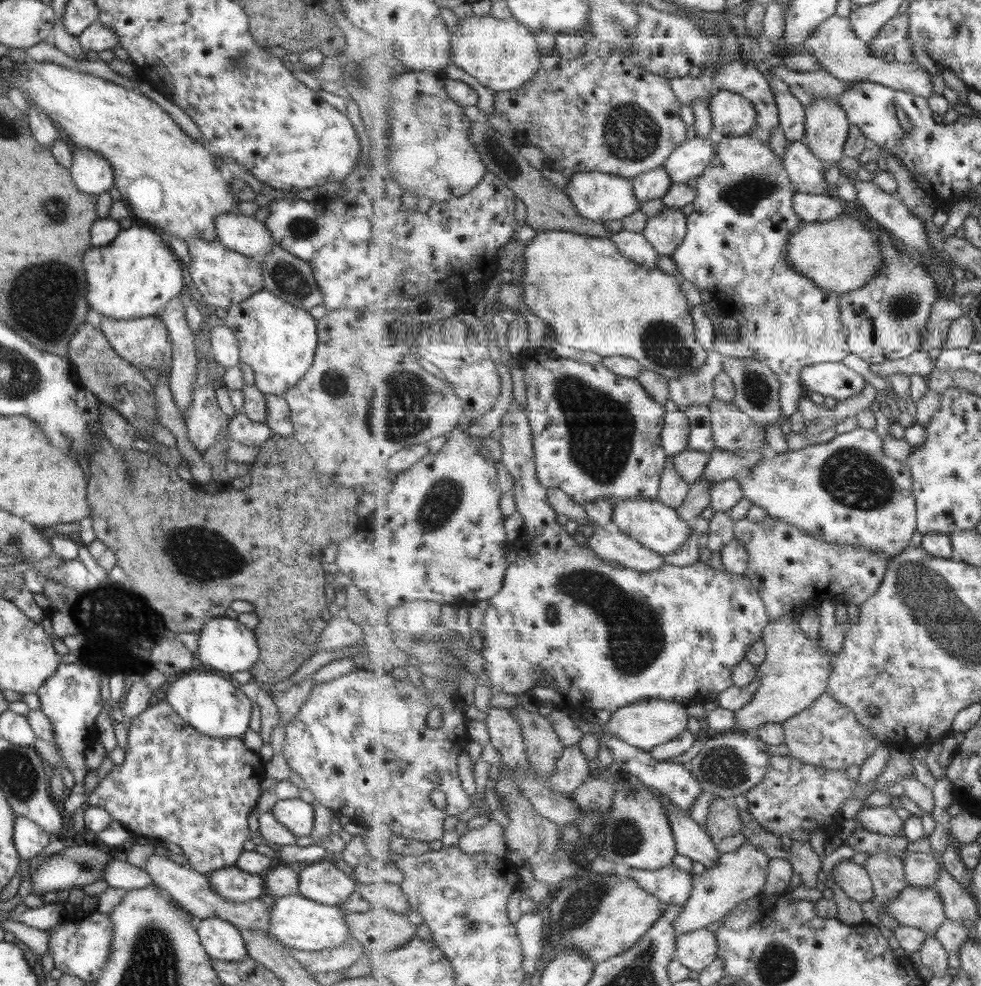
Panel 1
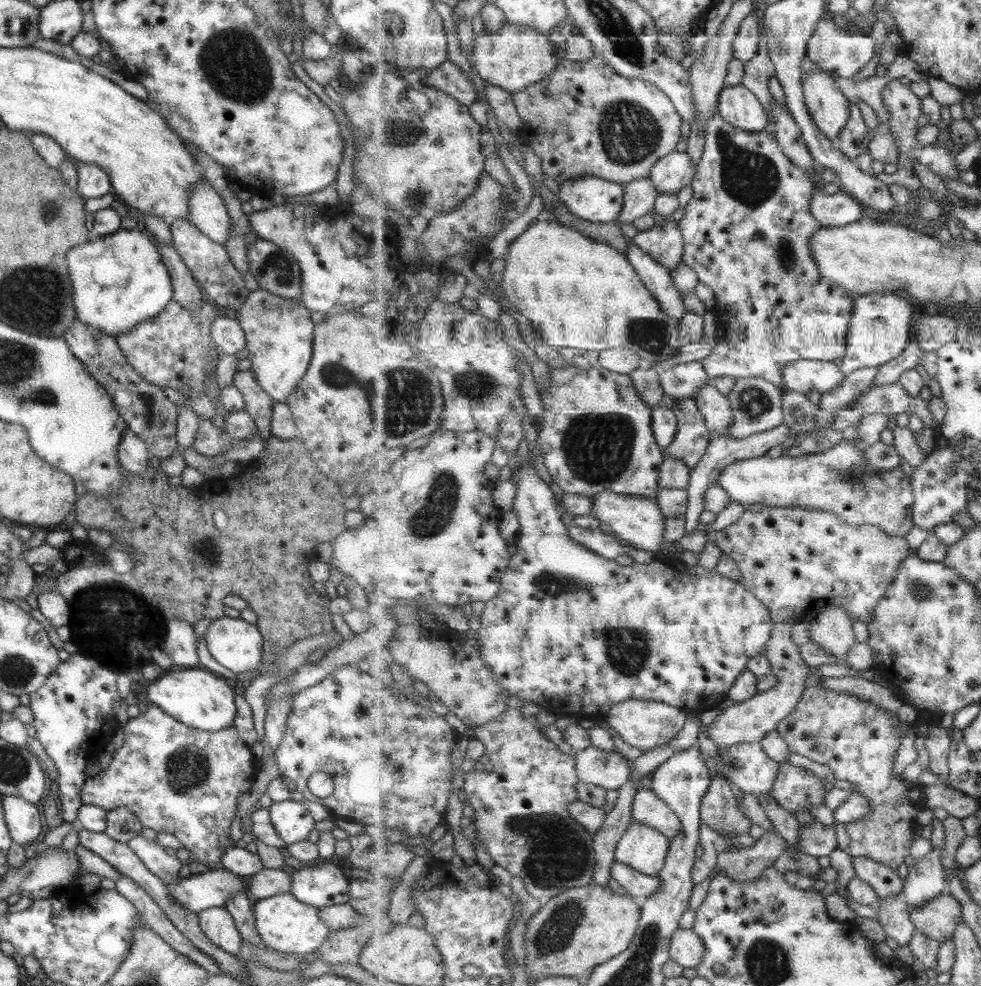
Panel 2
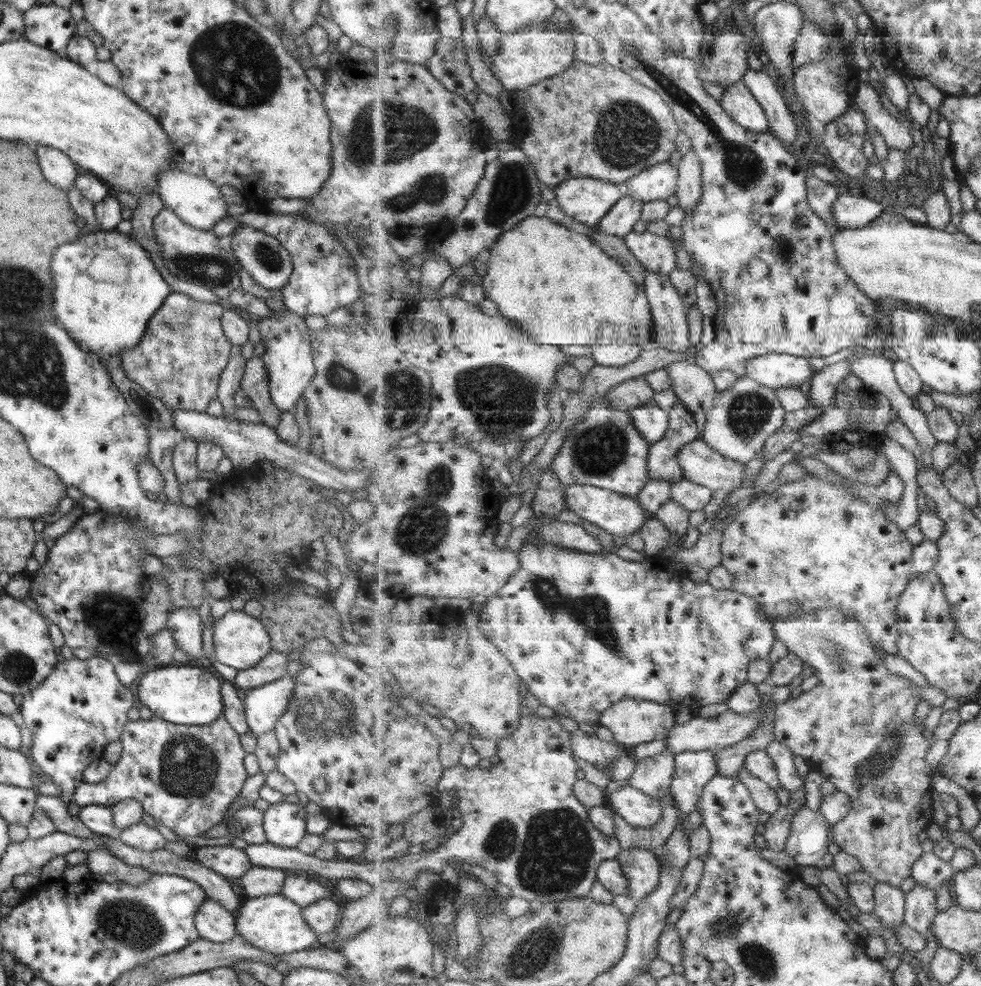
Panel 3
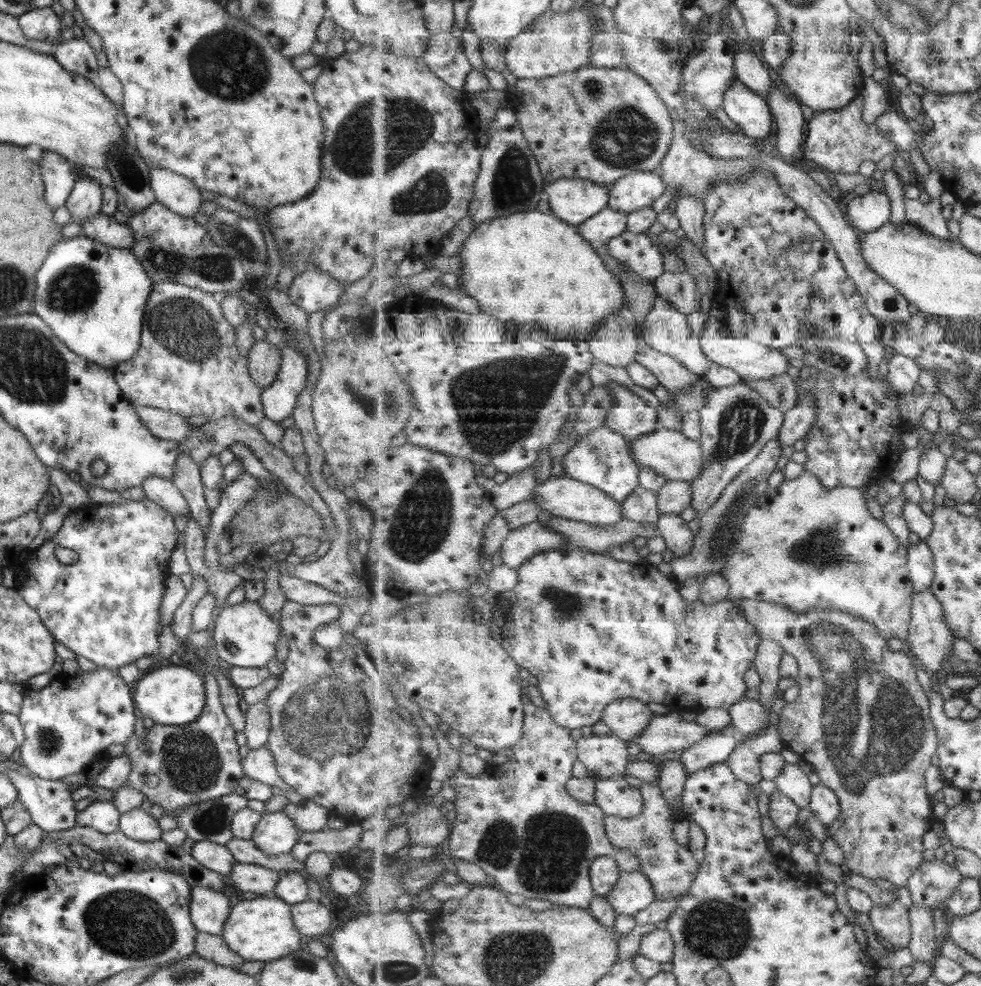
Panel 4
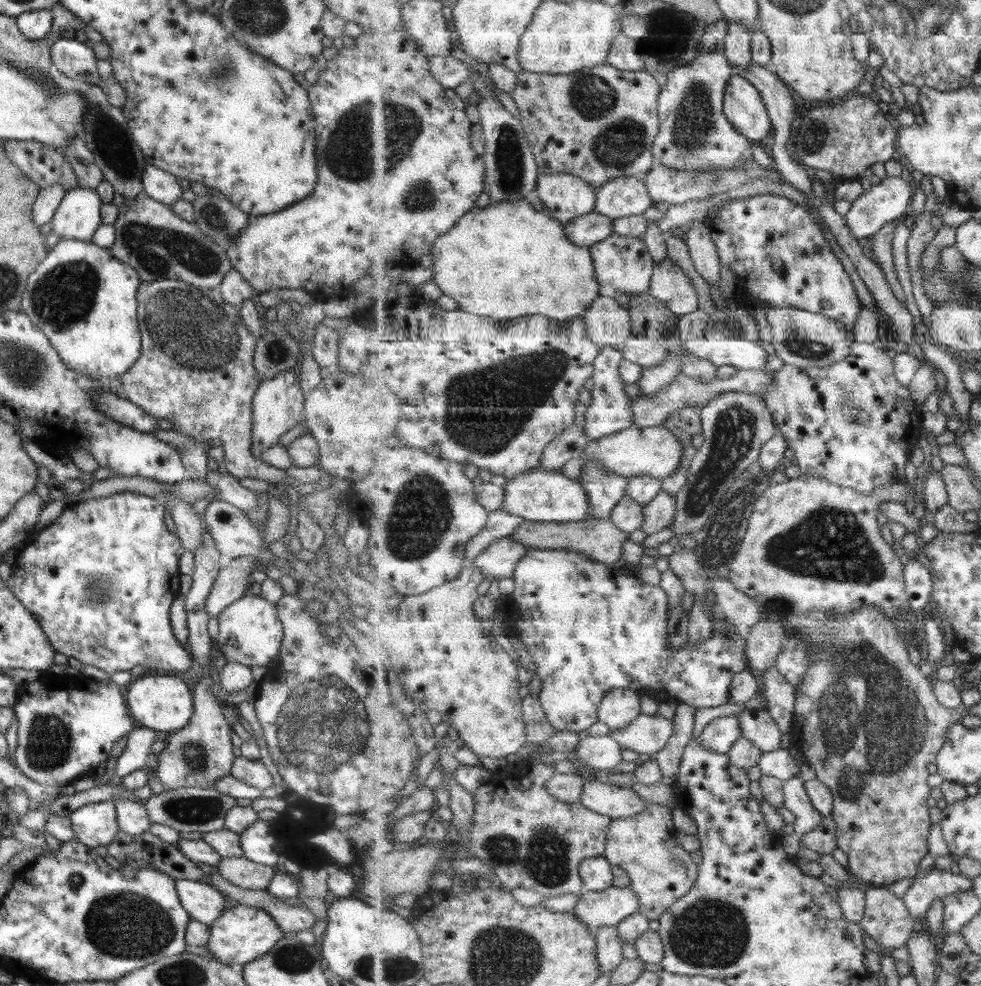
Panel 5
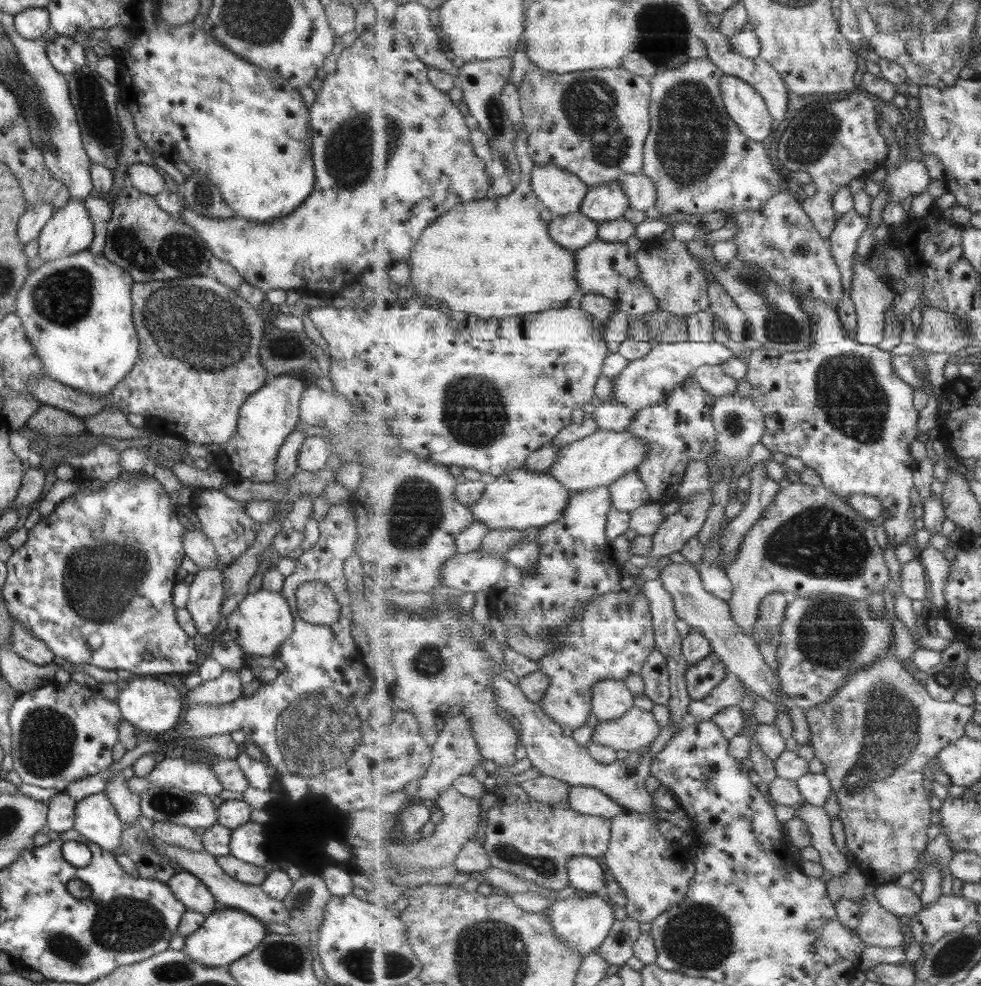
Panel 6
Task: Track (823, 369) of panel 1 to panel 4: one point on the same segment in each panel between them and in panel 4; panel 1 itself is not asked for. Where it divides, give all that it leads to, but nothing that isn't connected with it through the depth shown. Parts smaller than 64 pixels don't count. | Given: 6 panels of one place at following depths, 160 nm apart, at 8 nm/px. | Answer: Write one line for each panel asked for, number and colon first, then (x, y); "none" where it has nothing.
2: (802, 376)
3: (775, 371)
4: (753, 361)

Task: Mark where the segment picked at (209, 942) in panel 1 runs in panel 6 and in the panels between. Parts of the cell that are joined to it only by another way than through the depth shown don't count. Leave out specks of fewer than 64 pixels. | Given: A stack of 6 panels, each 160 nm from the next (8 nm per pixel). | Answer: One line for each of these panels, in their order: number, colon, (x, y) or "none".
2: (216, 923)
3: (212, 922)
4: (208, 909)
5: (201, 901)
6: (190, 891)

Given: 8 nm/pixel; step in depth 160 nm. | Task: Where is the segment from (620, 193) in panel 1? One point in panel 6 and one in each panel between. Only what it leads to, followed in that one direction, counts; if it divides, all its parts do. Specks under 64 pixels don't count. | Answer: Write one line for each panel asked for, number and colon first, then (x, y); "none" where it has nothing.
2: (596, 199)
3: (588, 200)
4: (575, 200)
5: (566, 196)
6: (562, 192)

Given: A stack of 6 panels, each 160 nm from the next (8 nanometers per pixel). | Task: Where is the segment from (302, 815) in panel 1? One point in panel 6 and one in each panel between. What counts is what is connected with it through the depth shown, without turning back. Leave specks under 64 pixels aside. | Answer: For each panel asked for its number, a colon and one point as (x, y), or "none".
2: (291, 821)
3: (283, 823)
4: (274, 834)
5: (257, 842)
6: (245, 841)

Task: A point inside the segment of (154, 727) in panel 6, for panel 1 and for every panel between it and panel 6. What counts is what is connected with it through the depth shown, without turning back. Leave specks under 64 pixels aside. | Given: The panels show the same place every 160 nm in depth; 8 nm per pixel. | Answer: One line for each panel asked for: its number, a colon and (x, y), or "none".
1: (213, 706)
2: (202, 700)
3: (182, 694)
4: (172, 696)
5: (159, 702)

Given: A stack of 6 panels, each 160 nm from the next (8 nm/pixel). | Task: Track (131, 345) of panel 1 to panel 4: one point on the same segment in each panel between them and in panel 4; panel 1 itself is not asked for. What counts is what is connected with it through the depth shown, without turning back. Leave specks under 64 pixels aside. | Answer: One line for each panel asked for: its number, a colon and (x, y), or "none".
2: (171, 350)
3: (179, 359)
4: (187, 363)

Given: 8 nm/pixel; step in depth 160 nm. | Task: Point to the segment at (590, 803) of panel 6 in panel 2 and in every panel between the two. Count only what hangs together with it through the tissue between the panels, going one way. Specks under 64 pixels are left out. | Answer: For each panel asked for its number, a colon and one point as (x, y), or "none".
2: (648, 807)
3: (641, 810)
4: (614, 797)
5: (617, 802)

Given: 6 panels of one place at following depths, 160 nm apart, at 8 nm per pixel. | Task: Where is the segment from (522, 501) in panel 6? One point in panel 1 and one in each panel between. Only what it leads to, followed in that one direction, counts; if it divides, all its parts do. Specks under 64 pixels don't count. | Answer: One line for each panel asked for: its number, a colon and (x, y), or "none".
1: (658, 527)
2: (638, 520)
3: (621, 515)
4: (567, 497)
5: (539, 495)

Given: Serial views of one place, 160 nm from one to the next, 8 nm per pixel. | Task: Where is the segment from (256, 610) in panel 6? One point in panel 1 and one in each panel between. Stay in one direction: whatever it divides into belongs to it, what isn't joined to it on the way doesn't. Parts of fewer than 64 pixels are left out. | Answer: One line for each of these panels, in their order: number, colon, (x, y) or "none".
1: (224, 644)
2: (232, 642)
3: (239, 640)
4: (244, 635)
5: (249, 631)

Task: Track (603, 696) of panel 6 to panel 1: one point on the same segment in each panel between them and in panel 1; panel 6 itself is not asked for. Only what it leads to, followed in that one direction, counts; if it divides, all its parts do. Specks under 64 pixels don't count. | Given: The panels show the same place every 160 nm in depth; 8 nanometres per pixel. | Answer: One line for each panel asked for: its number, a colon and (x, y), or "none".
1: (645, 724)
2: (645, 724)
3: (633, 721)
4: (628, 718)
5: (620, 707)

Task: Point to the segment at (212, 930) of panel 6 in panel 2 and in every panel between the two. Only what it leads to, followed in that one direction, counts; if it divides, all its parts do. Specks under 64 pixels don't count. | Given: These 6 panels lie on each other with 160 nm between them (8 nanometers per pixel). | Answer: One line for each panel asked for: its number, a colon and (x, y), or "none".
2: (282, 923)
3: (272, 923)
4: (260, 929)
5: (239, 934)

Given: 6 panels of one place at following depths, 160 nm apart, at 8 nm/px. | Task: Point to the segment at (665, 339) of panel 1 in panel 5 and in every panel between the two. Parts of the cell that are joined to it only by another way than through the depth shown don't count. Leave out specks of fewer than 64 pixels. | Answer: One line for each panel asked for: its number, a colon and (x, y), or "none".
2: (579, 293)
3: (561, 287)
4: (530, 267)
5: (507, 260)

